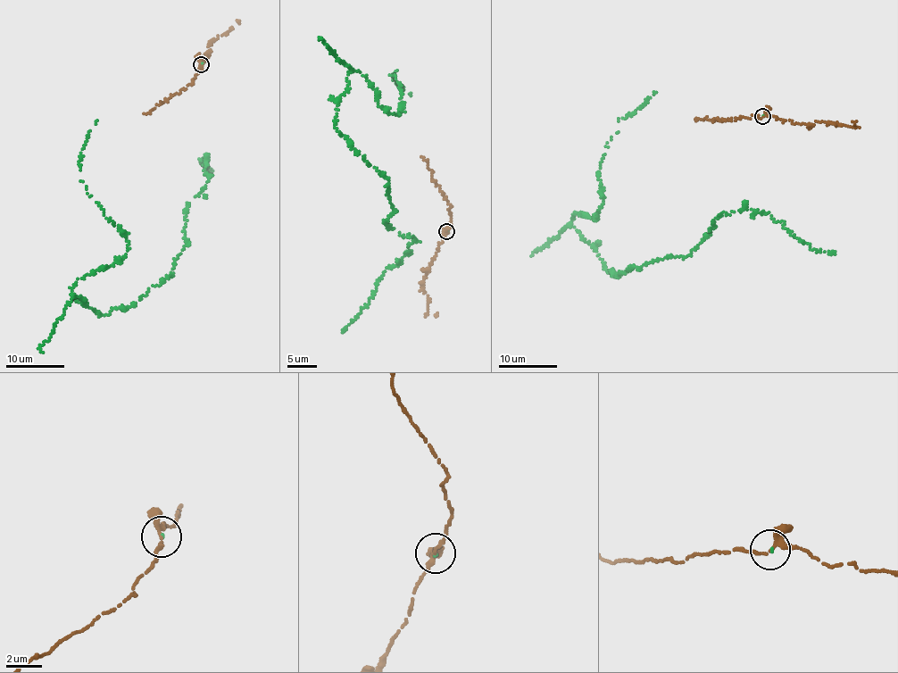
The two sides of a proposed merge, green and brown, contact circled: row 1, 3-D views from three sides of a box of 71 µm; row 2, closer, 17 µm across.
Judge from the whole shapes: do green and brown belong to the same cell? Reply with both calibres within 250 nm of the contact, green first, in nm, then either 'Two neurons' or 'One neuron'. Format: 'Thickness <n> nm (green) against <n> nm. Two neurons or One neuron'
Thickness 90 nm (green) against 200 nm. One neuron

